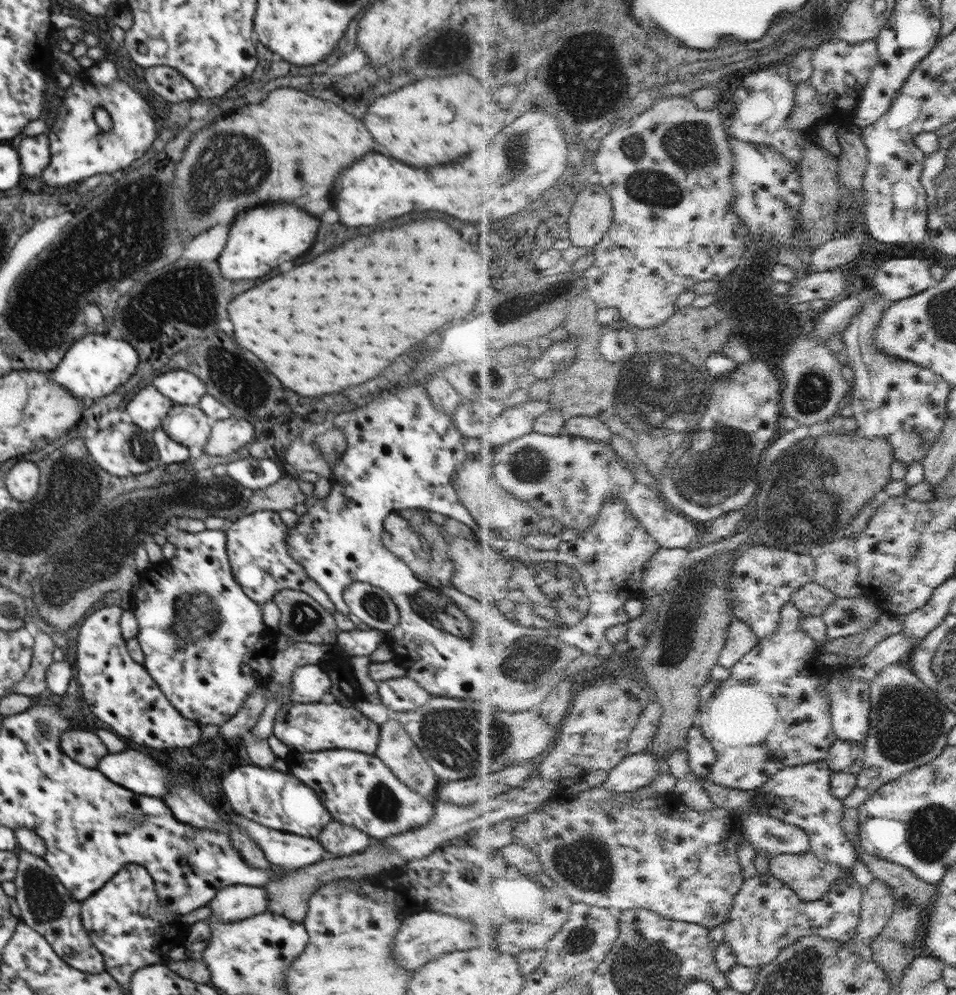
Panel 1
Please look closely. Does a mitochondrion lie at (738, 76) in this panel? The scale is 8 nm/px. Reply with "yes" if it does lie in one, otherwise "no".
no

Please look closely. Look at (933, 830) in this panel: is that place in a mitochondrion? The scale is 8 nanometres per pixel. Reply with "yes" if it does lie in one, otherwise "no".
yes

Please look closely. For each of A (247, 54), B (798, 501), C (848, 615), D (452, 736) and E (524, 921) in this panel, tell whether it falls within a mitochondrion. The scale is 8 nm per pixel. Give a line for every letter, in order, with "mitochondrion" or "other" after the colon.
A: other
B: mitochondrion
C: mitochondrion
D: mitochondrion
E: mitochondrion

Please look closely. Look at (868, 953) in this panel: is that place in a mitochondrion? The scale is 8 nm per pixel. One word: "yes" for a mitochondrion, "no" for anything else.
no

